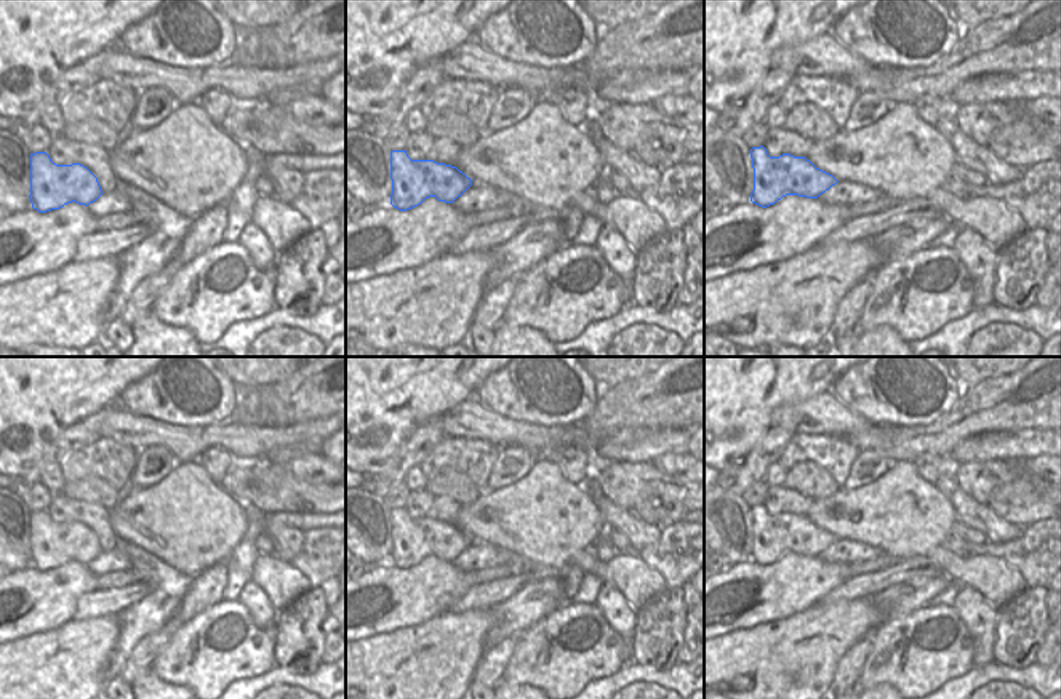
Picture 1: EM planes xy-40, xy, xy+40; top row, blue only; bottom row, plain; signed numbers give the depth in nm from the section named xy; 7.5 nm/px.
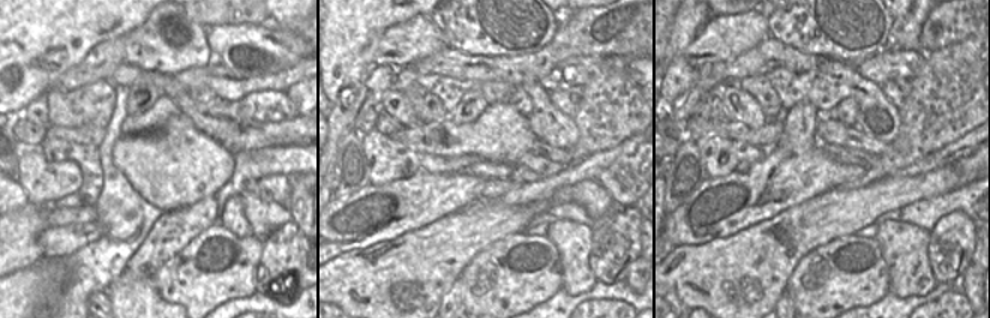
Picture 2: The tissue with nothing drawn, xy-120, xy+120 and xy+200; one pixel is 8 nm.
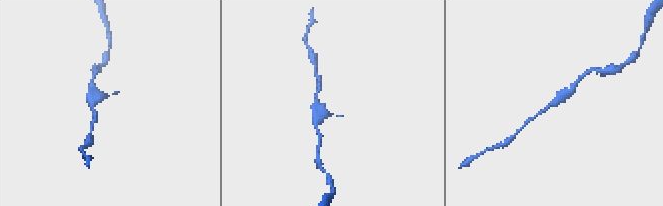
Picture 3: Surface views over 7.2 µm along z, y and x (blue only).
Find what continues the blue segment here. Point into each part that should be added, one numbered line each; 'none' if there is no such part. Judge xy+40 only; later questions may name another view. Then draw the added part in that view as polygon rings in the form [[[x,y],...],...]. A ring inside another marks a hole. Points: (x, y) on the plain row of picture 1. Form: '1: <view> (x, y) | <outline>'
none

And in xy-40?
none

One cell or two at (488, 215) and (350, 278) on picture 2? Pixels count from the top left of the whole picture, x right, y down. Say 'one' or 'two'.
one

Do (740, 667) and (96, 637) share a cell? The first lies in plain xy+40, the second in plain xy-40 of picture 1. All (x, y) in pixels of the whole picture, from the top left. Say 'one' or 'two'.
one

